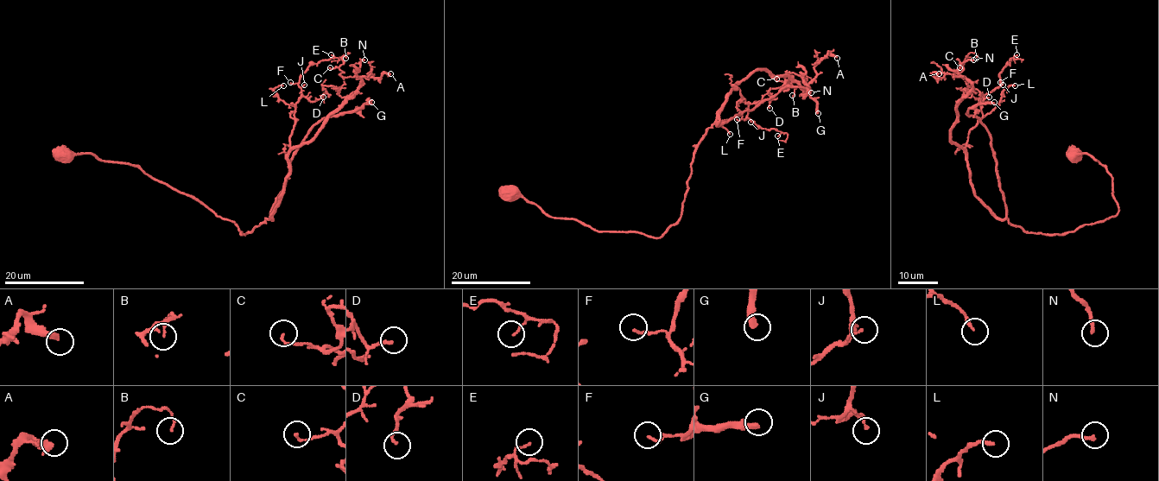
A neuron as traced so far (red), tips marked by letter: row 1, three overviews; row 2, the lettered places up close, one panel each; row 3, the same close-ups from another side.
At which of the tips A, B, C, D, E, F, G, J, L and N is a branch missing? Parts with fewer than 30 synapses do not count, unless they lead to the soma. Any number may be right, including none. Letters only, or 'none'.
G

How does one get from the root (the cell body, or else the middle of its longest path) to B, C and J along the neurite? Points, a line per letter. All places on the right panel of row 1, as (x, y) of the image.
B: (1073, 152), (1112, 176), (1114, 216), (1061, 234), (999, 219), (951, 140), (972, 88), (953, 75), (976, 58)
C: (1073, 152), (1112, 176), (1114, 216), (1061, 234), (999, 219), (951, 140), (972, 88), (959, 67)
J: (1073, 152), (1112, 176), (1114, 216), (1061, 234), (999, 219), (975, 194), (965, 148), (979, 102), (1003, 85)

